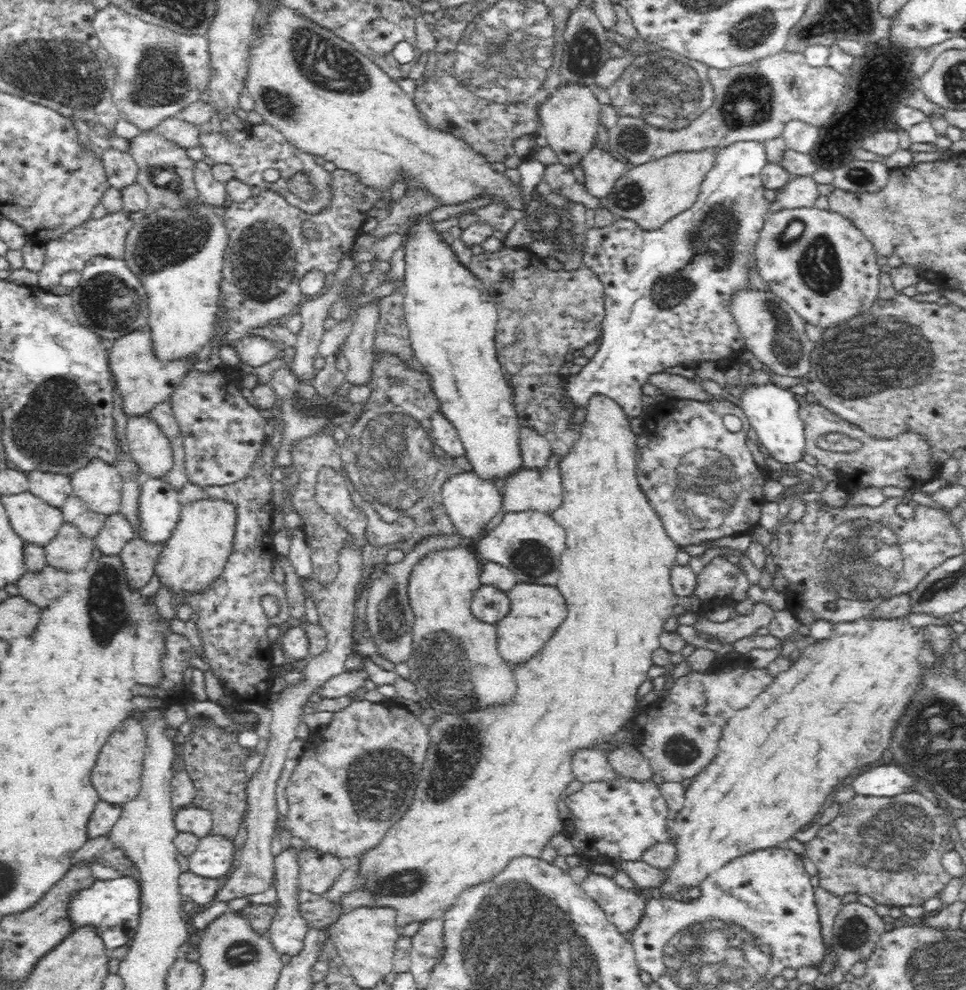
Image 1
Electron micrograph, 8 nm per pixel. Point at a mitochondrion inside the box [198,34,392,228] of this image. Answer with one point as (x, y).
(281, 105)

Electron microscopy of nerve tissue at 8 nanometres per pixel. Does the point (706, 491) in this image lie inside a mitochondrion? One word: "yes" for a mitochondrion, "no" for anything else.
yes

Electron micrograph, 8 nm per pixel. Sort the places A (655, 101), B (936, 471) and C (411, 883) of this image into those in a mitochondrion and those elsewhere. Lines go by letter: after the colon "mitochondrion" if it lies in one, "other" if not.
A: mitochondrion
B: other
C: mitochondrion

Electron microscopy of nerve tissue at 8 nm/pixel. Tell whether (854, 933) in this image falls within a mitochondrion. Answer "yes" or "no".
yes

